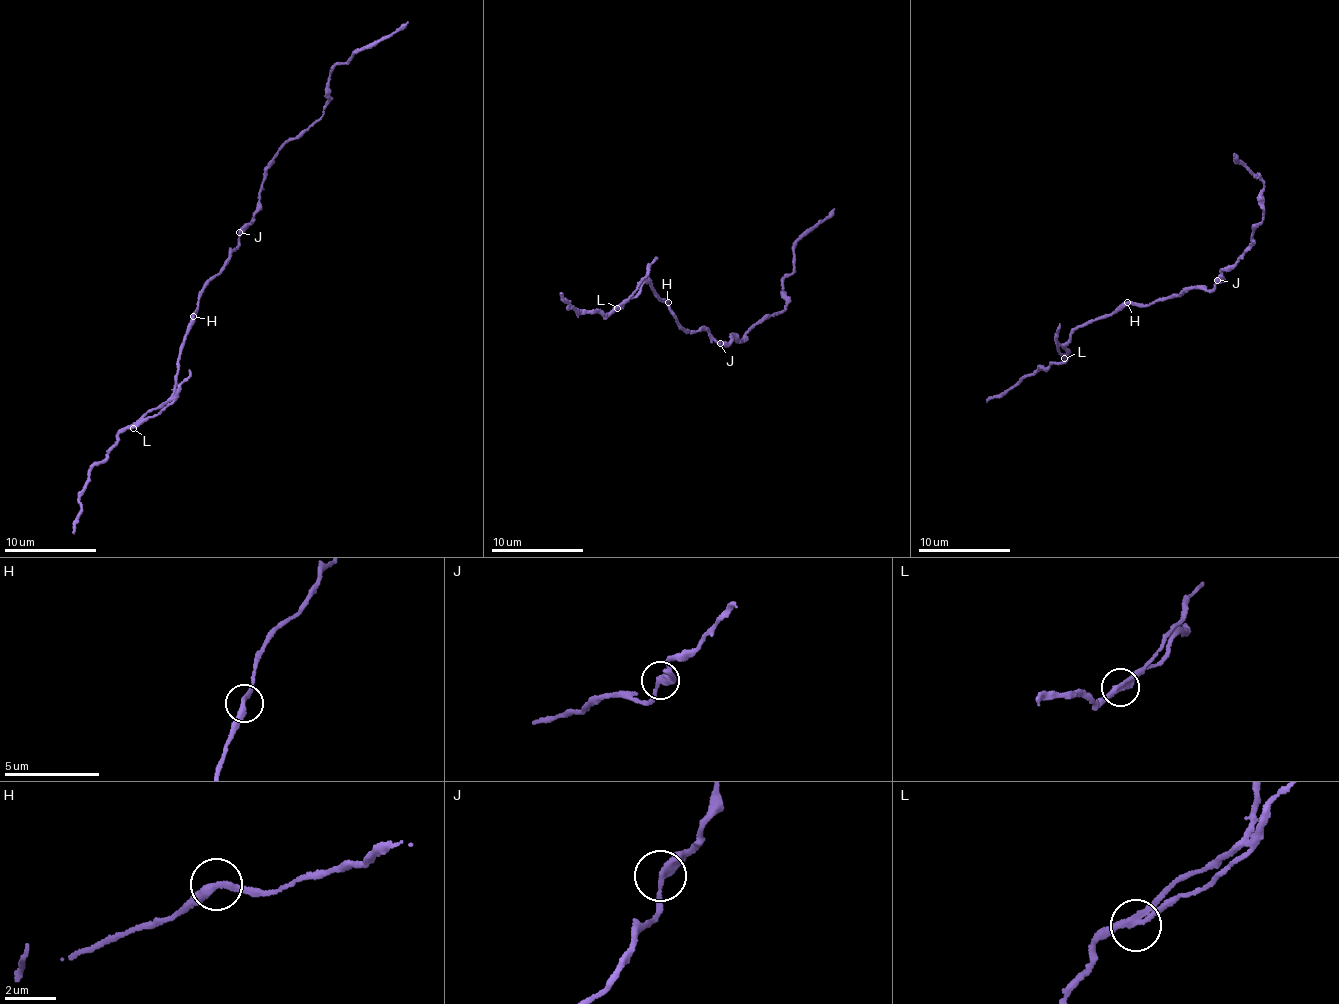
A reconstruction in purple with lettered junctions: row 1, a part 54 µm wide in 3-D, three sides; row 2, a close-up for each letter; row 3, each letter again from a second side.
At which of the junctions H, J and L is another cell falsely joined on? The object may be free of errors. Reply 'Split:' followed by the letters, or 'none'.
Split: L

